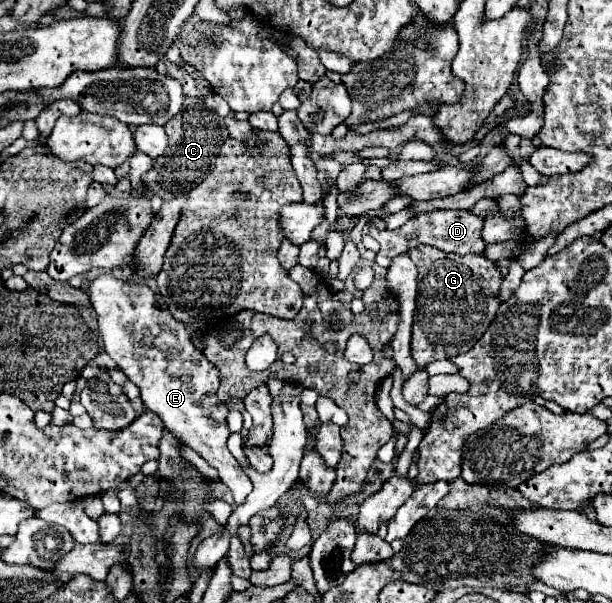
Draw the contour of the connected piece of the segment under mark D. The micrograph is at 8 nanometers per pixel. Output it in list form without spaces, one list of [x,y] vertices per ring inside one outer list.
[[[429,211],[429,213],[419,213],[417,217],[413,217],[409,223],[405,223],[403,227],[395,229],[395,231],[377,231],[375,225],[371,225],[371,235],[379,241],[381,249],[377,253],[377,265],[381,267],[389,267],[391,259],[399,253],[405,253],[407,249],[415,247],[415,245],[433,245],[437,249],[443,249],[447,253],[483,253],[485,243],[481,239],[481,229],[483,229],[483,219],[469,213],[469,211]]]

